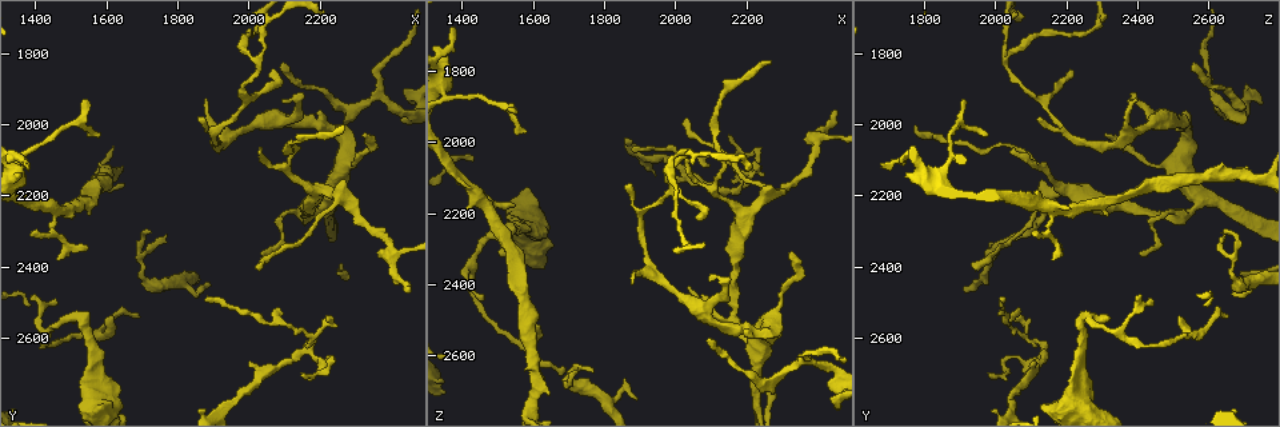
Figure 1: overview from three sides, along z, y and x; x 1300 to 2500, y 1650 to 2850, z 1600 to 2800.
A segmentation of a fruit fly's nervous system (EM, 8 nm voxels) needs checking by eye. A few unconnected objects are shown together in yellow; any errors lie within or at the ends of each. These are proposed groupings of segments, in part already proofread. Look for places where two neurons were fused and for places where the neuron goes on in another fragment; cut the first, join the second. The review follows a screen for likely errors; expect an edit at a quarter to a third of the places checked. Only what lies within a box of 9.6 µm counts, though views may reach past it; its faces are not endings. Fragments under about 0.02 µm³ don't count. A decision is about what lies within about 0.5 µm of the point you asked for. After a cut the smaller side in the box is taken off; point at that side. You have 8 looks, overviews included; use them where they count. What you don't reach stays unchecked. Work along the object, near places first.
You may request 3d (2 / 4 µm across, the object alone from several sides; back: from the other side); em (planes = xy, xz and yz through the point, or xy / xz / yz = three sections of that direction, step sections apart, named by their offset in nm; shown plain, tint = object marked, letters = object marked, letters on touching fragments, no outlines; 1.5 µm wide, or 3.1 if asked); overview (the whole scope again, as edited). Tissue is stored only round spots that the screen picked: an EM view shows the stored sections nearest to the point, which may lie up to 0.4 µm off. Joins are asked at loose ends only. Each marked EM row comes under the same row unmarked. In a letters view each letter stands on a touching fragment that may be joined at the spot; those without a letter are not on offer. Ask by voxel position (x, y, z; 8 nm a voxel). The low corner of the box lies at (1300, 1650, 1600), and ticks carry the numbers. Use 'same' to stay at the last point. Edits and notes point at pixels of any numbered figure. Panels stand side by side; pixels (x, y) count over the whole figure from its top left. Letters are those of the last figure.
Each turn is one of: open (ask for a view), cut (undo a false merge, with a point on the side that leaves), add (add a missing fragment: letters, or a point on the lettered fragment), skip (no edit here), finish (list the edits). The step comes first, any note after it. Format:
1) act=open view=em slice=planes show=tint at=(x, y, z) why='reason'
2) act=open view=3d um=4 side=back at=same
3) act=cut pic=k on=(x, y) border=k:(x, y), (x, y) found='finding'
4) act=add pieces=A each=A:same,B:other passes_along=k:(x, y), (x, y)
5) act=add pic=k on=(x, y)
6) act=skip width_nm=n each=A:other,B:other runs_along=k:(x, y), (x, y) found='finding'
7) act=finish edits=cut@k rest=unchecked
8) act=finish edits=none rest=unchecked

act=open view=em slice=planes show=letters at=(2450, 2460, 1910) why='free end'

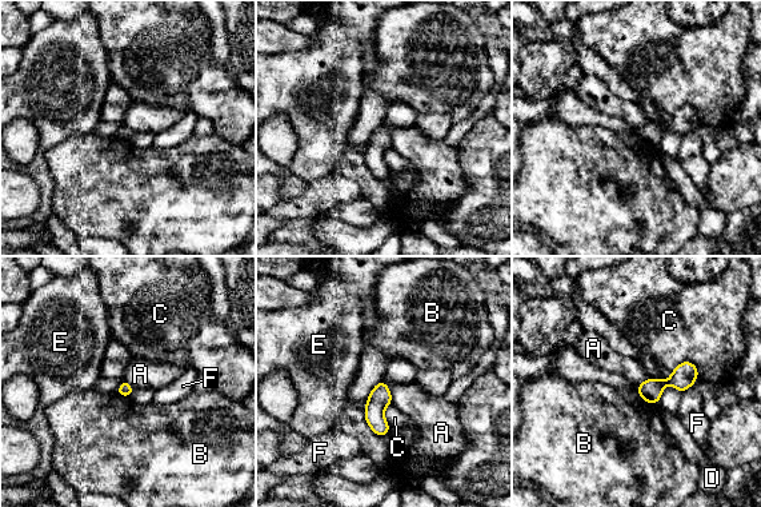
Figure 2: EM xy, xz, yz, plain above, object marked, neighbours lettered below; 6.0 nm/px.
act=skip each=A:other,B:other,C:other,D:other,E:other,F:other border=2:(384, 382), (391, 394), (392, 403) found='none of them fits'

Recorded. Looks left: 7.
act=open view=em slice=planes show=tint at=(2230, 2240, 2110) why='thick turns thin'

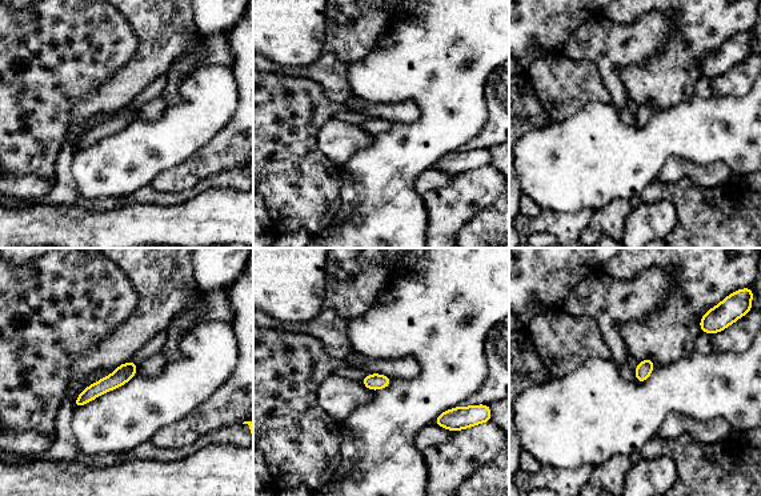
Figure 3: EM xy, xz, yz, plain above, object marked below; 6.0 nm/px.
act=open view=em slice=planes show=letters at=same why='what lies round it'

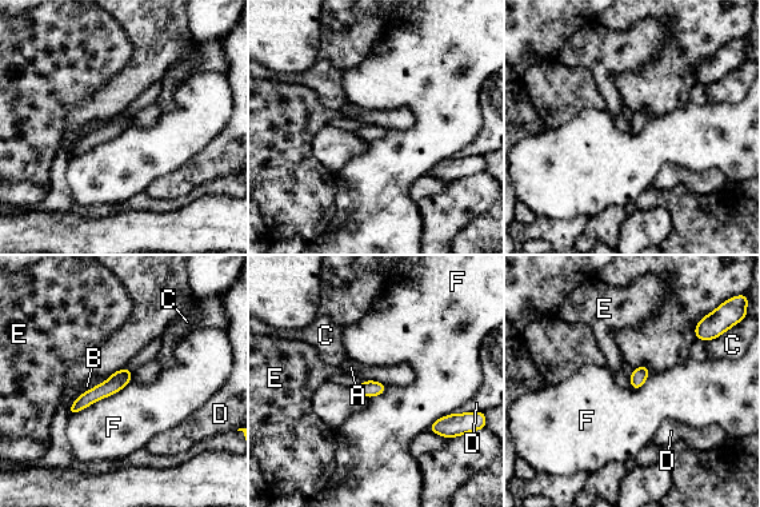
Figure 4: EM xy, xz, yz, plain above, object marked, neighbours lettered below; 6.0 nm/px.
act=skip longest_contact=F:420nm each=A:other,B:other,C:other,D:other,E:other,F:other found='continuous, no second neuron'

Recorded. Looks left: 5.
act=open view=em slice=planes show=letters at=(2040, 2360, 2400) why='thin end'

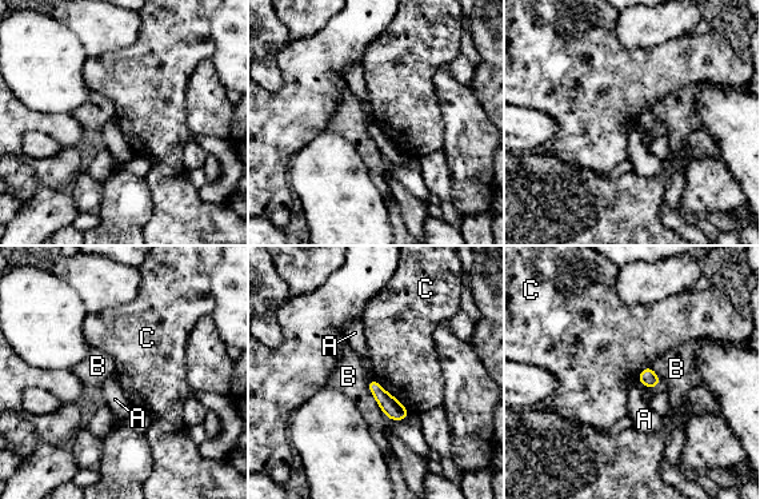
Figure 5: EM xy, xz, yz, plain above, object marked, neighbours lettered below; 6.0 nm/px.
act=skip each=A:other,B:other,C:other border=5:(372, 378), (410, 414) found='none of them fits'

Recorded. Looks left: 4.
act=finish edits=none rest=unchecked

